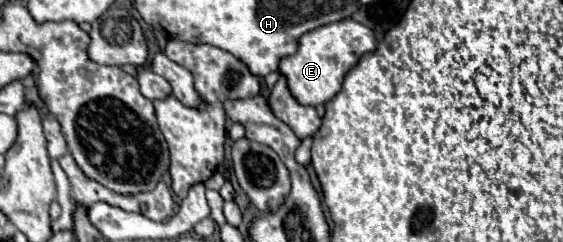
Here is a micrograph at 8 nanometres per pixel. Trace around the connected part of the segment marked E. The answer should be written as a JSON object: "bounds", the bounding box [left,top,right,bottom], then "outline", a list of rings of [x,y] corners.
{"bounds":[280,19,376,105],"outline":[[[342,19],[316,27],[300,37],[298,51],[280,61],[280,73],[288,79],[288,87],[300,105],[324,105],[342,87],[344,75],[358,63],[364,53],[376,49],[374,31],[354,19]]]}

